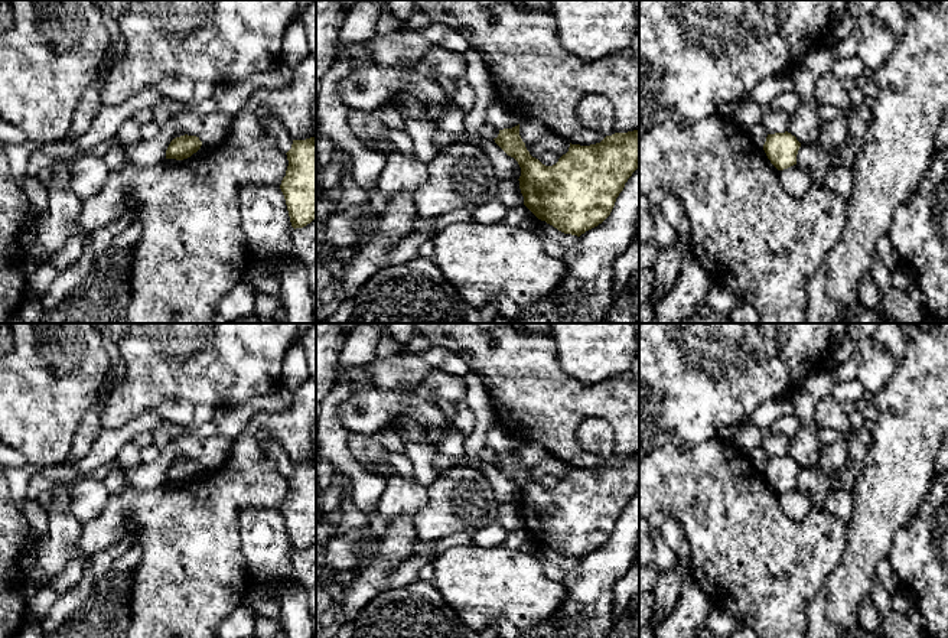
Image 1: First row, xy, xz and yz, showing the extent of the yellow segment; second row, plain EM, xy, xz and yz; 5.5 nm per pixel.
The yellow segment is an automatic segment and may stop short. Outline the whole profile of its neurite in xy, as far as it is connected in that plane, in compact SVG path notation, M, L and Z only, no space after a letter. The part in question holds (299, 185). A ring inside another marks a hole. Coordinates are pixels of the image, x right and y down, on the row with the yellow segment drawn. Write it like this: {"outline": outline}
{"outline": "M316 137L293 140L280 189L291 227L303 228L316 218Z"}

